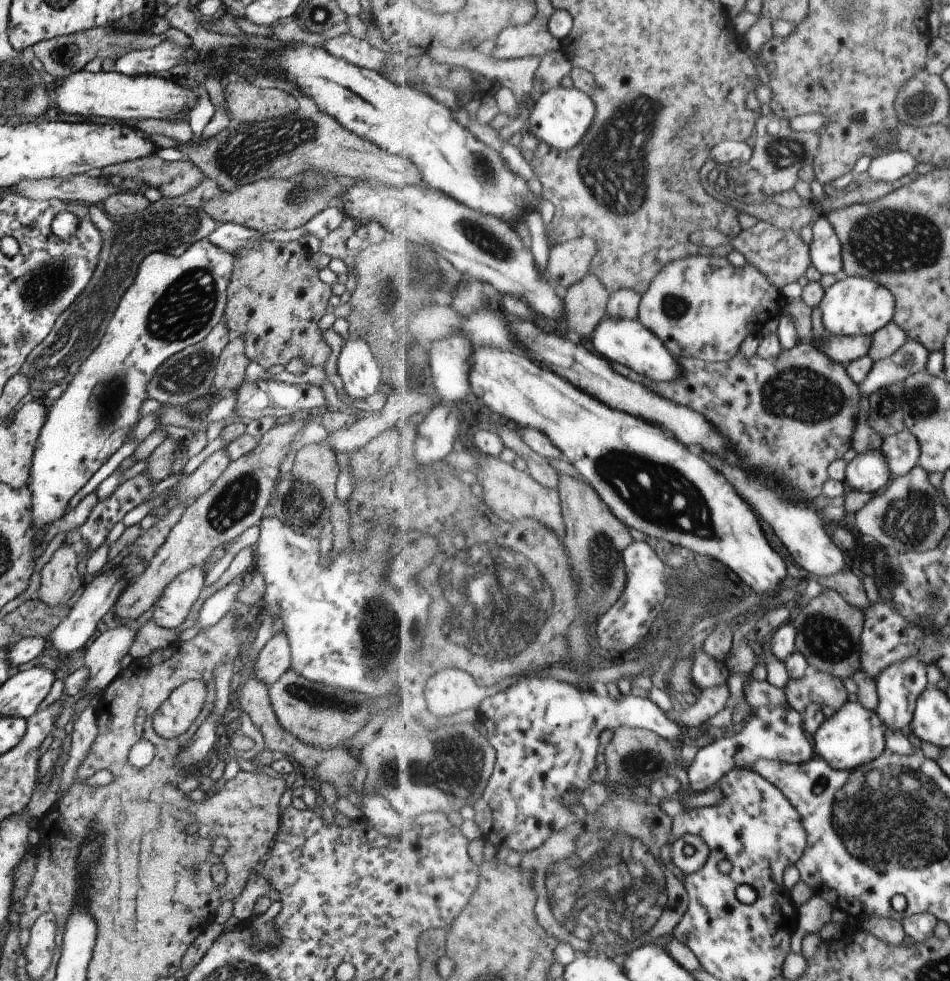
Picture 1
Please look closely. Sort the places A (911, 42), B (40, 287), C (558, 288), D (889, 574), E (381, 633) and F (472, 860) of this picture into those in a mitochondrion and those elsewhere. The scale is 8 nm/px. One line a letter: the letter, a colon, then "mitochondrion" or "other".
A: other
B: mitochondrion
C: other
D: other
E: mitochondrion
F: other

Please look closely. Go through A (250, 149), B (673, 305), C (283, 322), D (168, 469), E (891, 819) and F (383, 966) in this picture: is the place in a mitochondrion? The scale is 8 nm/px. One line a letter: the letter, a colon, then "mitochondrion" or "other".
A: mitochondrion
B: mitochondrion
C: other
D: other
E: mitochondrion
F: other

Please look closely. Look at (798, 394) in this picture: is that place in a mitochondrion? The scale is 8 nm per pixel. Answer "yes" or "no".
yes

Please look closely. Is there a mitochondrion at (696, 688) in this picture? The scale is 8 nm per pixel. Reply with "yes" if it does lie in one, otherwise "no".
no

